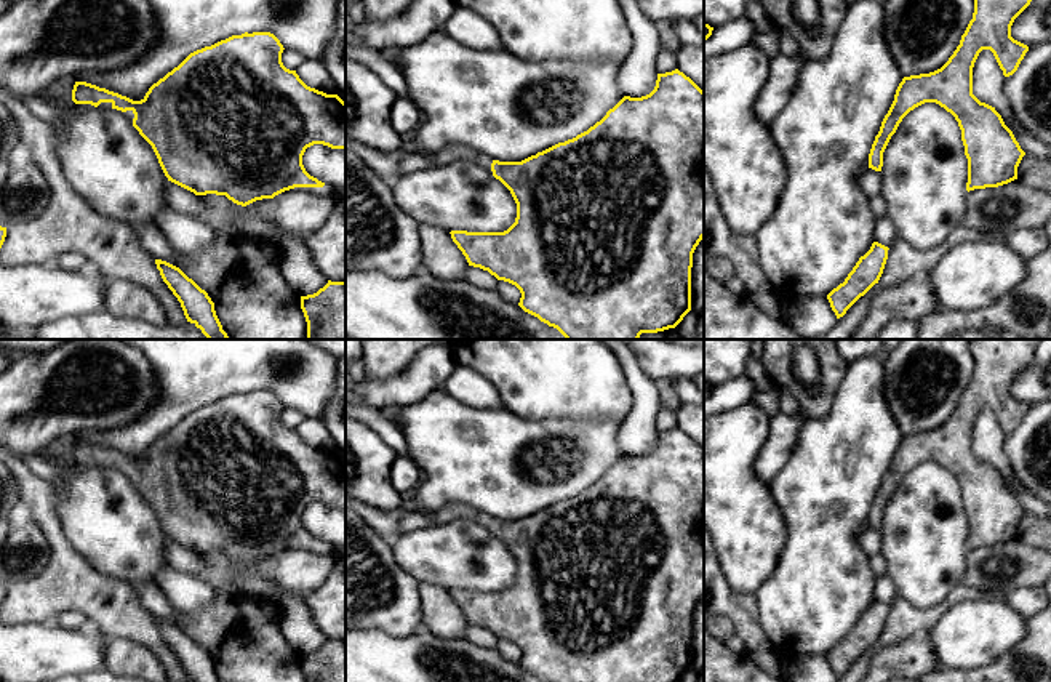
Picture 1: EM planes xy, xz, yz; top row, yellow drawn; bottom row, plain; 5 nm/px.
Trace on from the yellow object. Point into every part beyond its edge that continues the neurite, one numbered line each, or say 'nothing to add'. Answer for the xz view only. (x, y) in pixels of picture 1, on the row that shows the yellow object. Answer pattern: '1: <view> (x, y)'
1: xz (450, 154)

